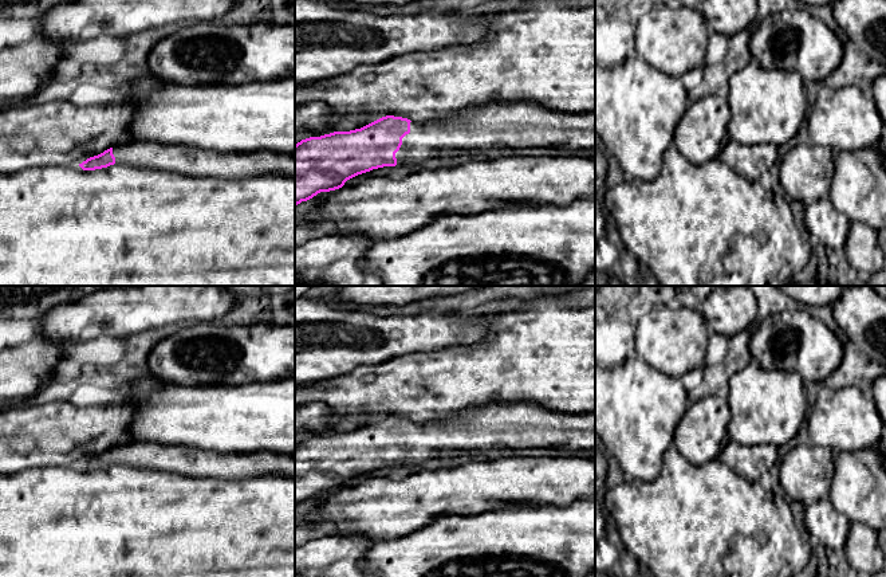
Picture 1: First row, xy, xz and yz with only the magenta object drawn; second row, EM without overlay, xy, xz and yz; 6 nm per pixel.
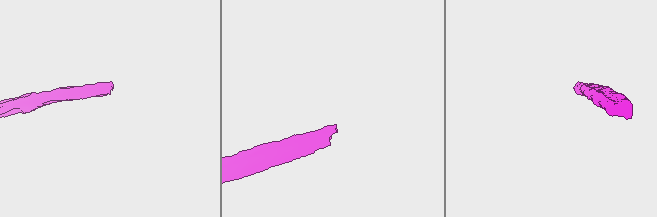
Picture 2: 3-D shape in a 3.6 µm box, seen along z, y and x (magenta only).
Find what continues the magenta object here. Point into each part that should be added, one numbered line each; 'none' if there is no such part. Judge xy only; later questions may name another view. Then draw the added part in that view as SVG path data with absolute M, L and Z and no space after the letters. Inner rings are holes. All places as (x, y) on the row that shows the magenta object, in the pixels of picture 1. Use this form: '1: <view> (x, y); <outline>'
1: xy (181, 159); M130 141L114 146L115 164L172 170L192 177L245 178L261 174L295 177L295 156L276 152L218 153L166 145L155 141Z

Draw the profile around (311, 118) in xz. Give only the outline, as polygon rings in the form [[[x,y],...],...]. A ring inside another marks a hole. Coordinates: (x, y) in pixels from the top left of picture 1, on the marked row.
[[[320,101],[306,102],[295,106],[295,145],[310,137],[332,133],[328,122],[331,110]]]

